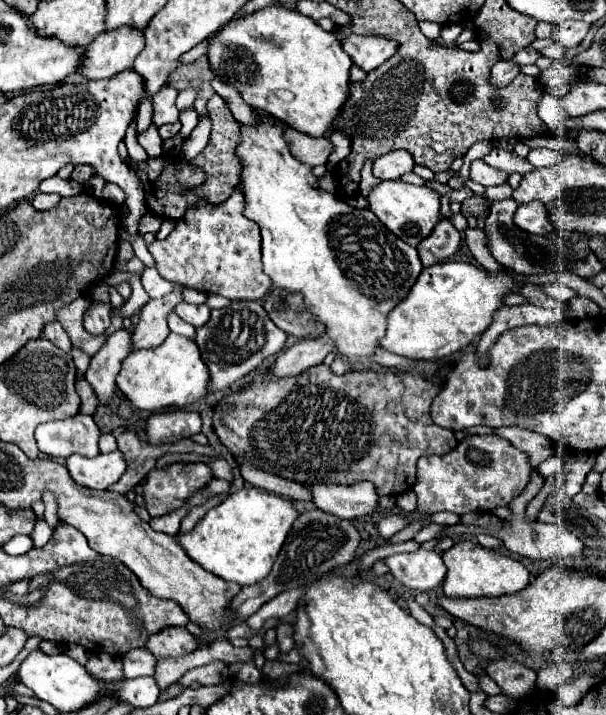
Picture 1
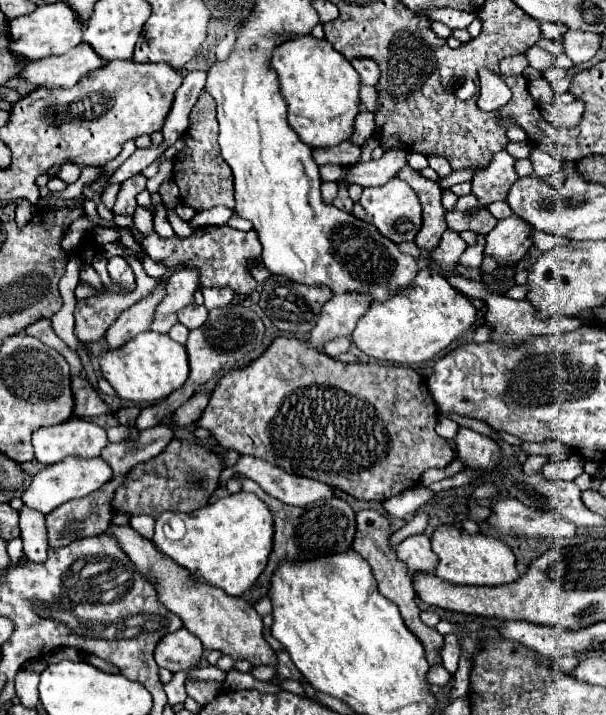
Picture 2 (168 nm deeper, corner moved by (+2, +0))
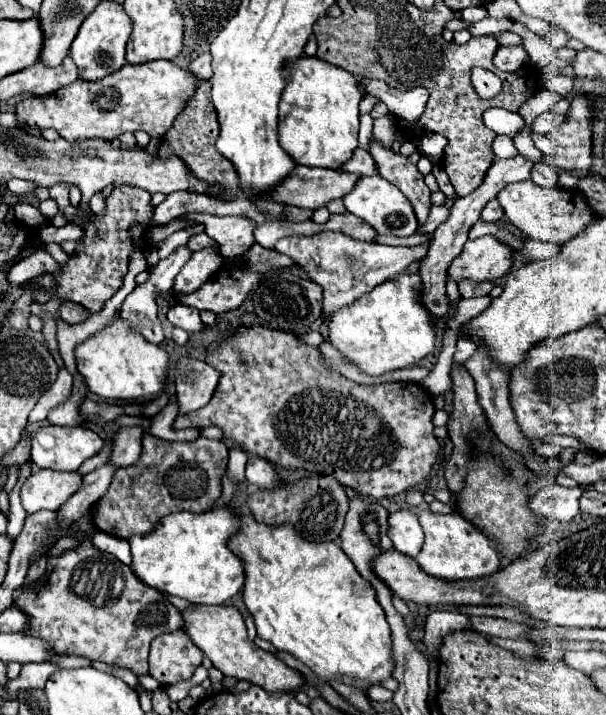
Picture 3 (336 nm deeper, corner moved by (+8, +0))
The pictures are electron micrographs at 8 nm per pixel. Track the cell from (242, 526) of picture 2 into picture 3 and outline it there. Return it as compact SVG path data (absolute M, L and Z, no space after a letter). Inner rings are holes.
M230 508L164 516L152 532L128 540L132 554L130 568L140 582L168 596L180 596L192 604L222 604L238 594L244 584L242 562L228 550L228 540L234 532L238 532L238 520Z

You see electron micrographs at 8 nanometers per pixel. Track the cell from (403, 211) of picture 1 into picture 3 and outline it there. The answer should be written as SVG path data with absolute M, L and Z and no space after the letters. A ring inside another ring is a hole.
M368 176L356 182L354 190L350 194L346 194L344 198L344 206L350 214L362 218L366 224L370 224L378 234L390 234L390 236L412 236L418 228L416 216L414 216L414 208L408 202L408 198L388 180L384 180L382 176Z

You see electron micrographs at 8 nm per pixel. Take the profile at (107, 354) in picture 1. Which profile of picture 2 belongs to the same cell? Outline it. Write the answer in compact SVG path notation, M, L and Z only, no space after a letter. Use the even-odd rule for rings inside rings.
M164 282L158 286L158 290L152 296L148 296L148 298L136 302L134 306L130 306L128 310L124 310L118 316L118 320L104 334L108 348L112 348L112 350L120 348L128 340L138 336L140 332L148 330L148 324L152 320L152 312L156 308L156 304L162 300L162 294L164 294Z

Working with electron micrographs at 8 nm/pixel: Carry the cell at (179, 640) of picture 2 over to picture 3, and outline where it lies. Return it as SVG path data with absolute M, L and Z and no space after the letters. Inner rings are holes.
M184 630L162 634L150 644L150 676L156 678L162 686L188 680L194 670L202 664L202 650L188 638Z

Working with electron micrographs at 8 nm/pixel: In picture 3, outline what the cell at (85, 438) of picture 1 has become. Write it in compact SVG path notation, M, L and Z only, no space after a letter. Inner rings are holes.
M46 426L32 436L30 460L38 468L74 472L78 466L96 456L104 446L104 440L82 426Z

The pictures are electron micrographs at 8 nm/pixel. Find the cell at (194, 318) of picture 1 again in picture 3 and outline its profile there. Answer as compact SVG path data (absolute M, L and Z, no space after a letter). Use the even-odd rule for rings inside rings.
M180 302L170 306L166 318L172 322L172 326L178 326L178 328L186 330L188 334L200 332L204 328L204 324L200 320L200 312L192 306L186 306L186 304L180 304Z

